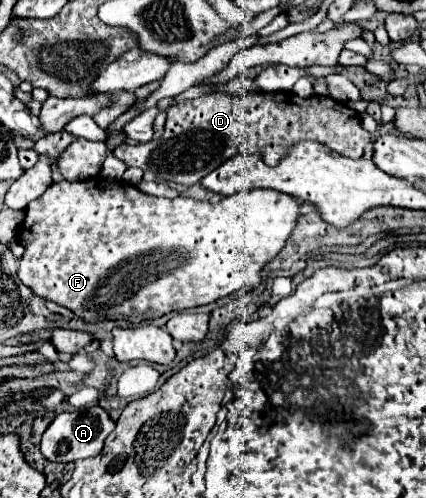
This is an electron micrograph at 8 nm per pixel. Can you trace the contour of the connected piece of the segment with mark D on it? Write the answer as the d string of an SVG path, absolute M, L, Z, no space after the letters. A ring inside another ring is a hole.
M288 91L248 95L208 93L168 107L162 137L144 145L124 143L114 149L114 155L124 161L126 167L140 167L146 179L172 181L188 187L238 153L262 153L264 163L276 165L278 159L286 155L288 147L300 139L314 139L338 155L360 159L370 143L370 133L362 127L360 115L354 109L332 97L312 95L300 99Z

